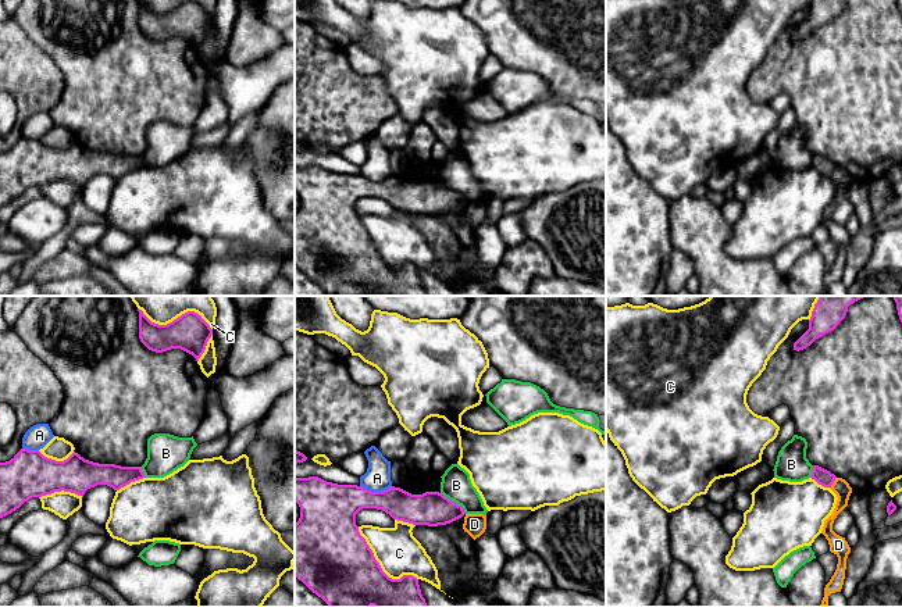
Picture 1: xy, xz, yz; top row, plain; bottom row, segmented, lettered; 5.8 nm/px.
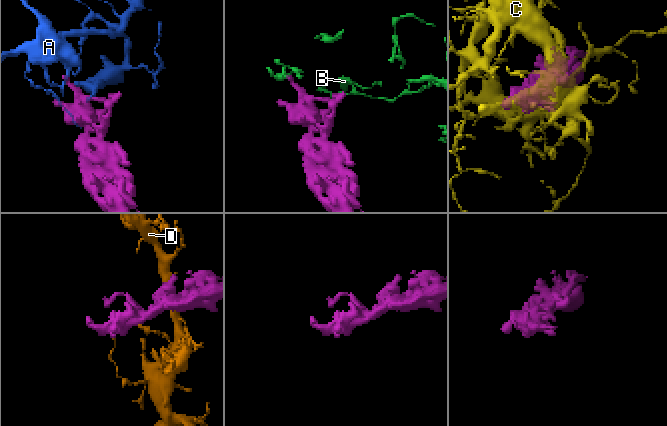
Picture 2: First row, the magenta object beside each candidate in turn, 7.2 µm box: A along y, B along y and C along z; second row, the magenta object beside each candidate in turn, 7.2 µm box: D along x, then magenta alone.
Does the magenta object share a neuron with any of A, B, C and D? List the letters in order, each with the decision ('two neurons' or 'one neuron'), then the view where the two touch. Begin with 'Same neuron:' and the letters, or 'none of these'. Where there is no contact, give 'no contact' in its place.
Same neuron: none of these
A: two neurons | xz
B: two neurons | xz
C: two neurons | xz
D: two neurons | yz

